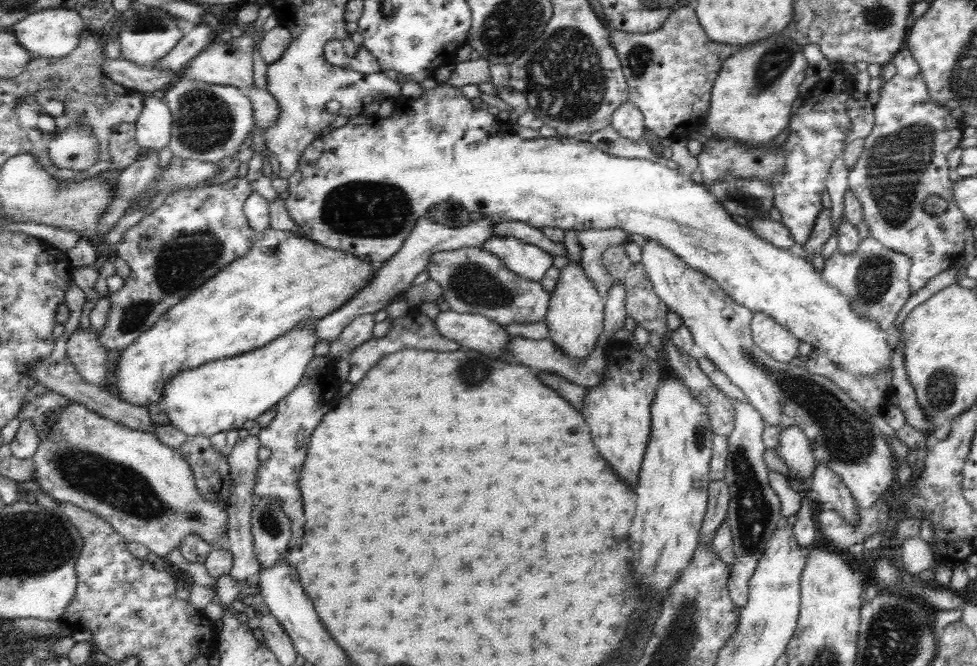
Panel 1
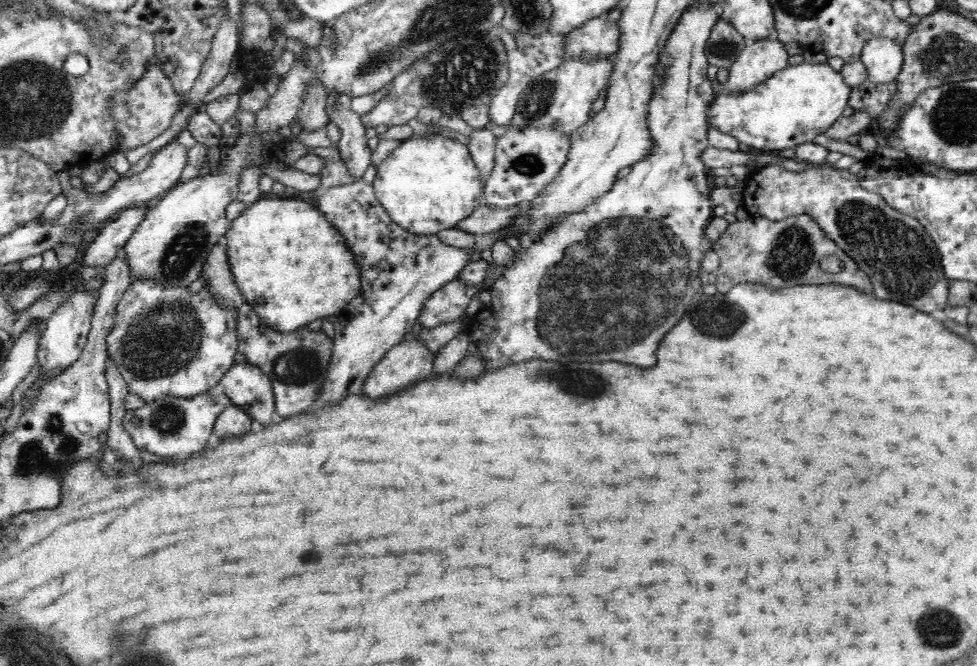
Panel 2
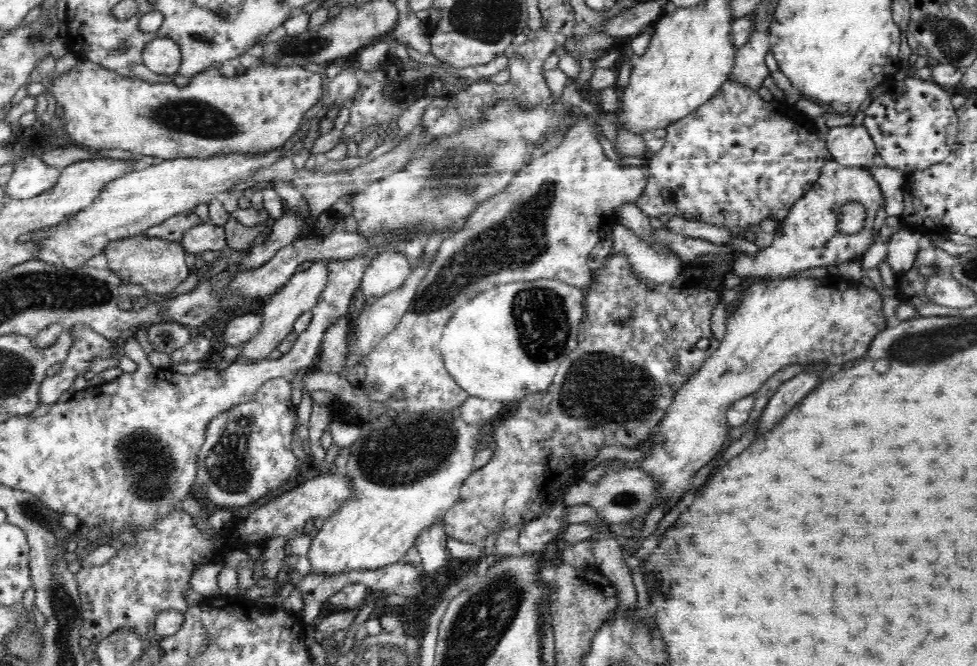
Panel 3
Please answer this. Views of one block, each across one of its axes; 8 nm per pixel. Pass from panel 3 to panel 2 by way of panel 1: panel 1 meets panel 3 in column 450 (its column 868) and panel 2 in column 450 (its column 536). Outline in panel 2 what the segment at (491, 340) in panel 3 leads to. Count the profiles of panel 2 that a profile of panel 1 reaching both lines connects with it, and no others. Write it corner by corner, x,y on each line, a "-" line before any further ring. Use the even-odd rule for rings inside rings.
436,134
404,140
390,158
378,166
374,190
392,222
414,234
436,234
458,226
460,220
466,220
482,206
480,172
470,148

